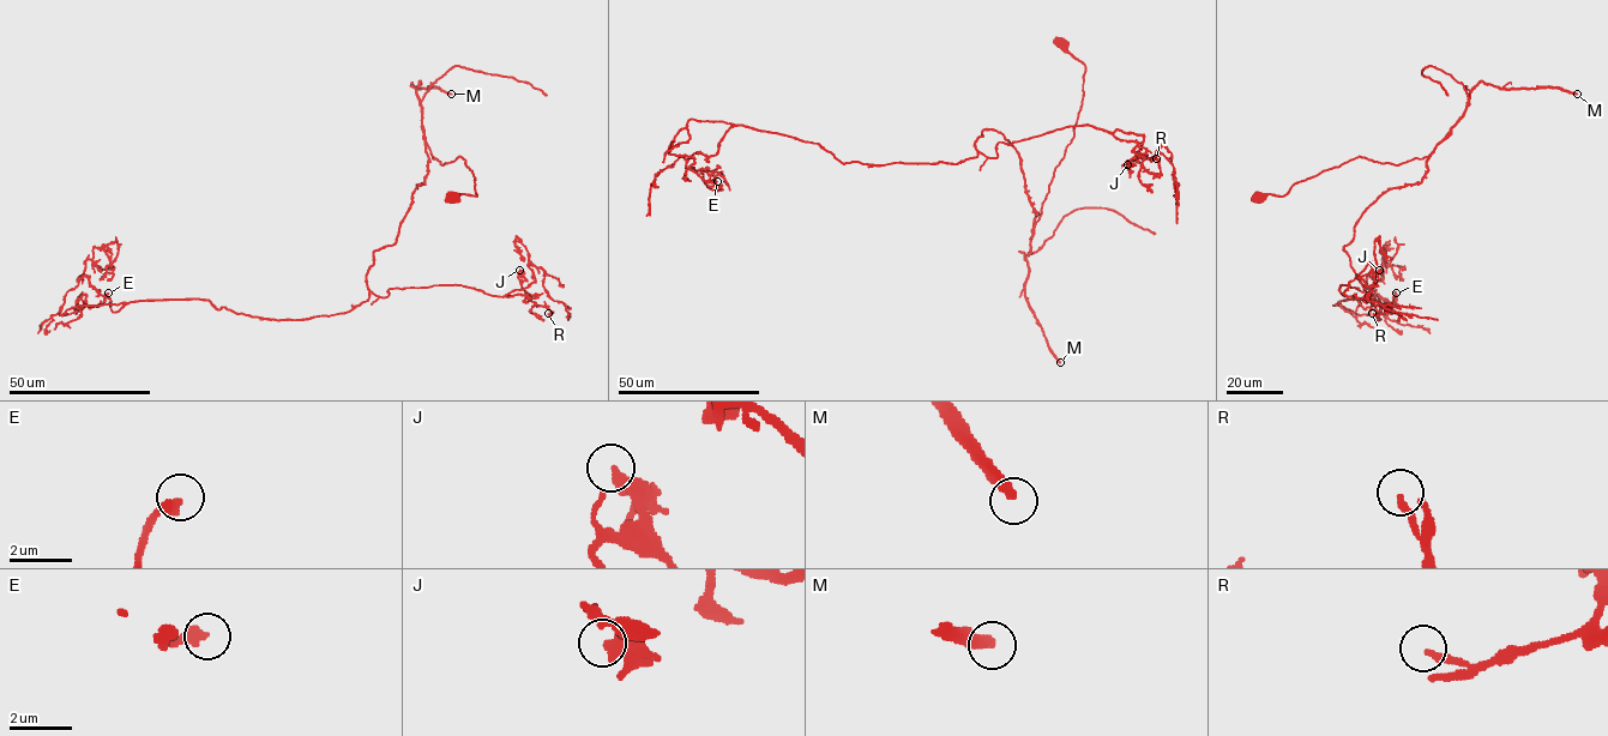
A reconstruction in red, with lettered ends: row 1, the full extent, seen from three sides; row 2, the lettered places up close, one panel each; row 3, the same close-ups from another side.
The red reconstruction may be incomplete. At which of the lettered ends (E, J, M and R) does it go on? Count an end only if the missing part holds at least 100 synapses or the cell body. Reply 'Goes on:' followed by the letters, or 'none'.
Goes on: M

